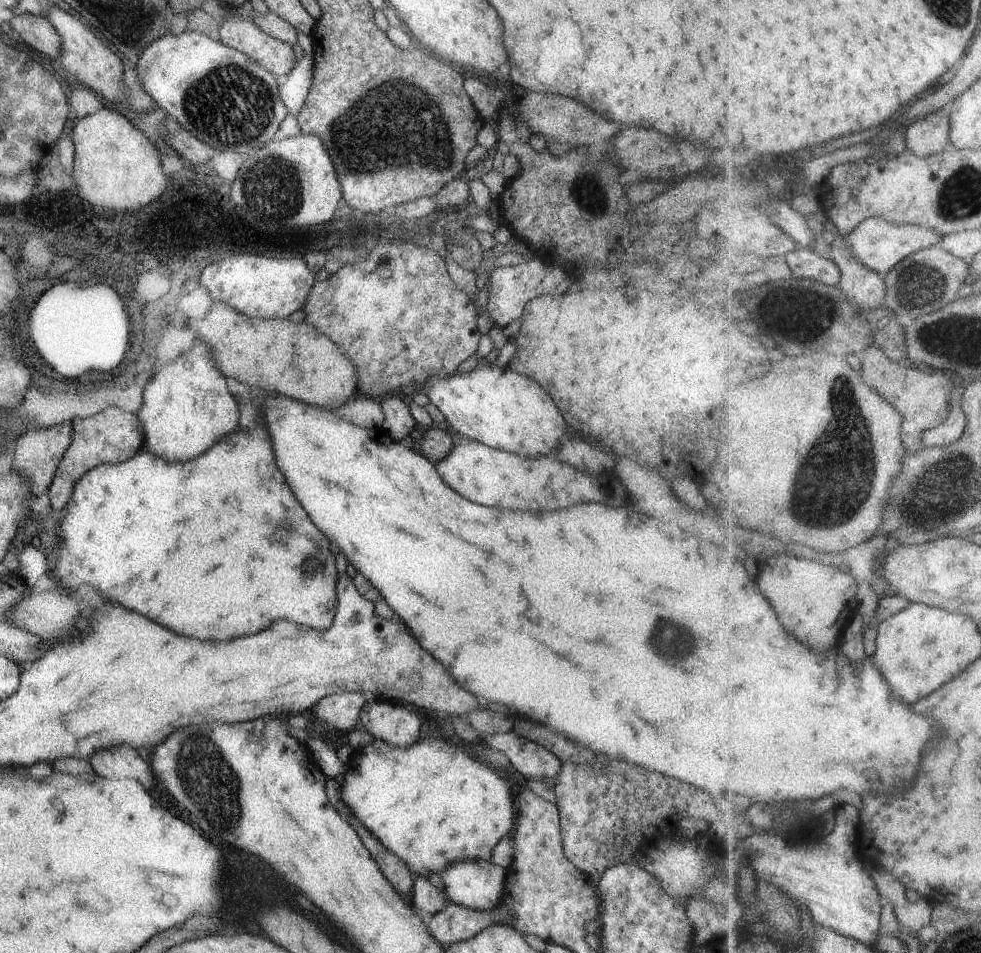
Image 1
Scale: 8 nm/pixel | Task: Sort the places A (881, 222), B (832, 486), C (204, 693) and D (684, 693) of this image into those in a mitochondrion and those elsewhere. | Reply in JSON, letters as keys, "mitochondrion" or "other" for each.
{"A":"other","B":"mitochondrion","C":"other","D":"other"}

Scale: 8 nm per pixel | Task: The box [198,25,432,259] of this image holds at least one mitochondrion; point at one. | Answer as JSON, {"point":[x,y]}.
{"point":[276,176]}

